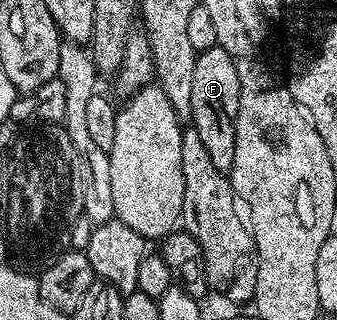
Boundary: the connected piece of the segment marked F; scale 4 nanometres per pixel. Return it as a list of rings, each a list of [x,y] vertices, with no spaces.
[[[215,45],[198,53],[192,81],[191,126],[199,132],[199,140],[203,140],[215,168],[226,172],[232,171],[235,164],[235,116],[239,112],[240,91],[237,62],[222,46]]]

